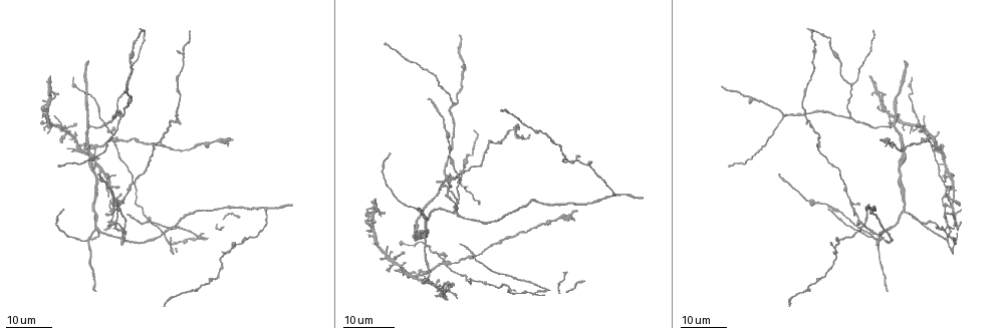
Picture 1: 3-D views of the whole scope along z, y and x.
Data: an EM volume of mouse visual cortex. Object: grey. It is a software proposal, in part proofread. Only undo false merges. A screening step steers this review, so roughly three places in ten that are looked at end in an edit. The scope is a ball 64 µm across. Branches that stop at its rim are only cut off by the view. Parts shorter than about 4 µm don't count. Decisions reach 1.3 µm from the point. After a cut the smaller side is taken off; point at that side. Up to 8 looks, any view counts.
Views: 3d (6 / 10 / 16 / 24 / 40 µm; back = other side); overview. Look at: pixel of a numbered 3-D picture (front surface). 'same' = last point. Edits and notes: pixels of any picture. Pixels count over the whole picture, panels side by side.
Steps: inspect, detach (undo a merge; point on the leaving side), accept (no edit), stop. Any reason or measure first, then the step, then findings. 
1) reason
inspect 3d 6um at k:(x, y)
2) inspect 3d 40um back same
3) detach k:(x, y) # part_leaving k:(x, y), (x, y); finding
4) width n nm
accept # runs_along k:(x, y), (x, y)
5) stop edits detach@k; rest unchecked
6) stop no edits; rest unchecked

two arms in line, one across
inspect 3d 24um at 1:(446, 178)

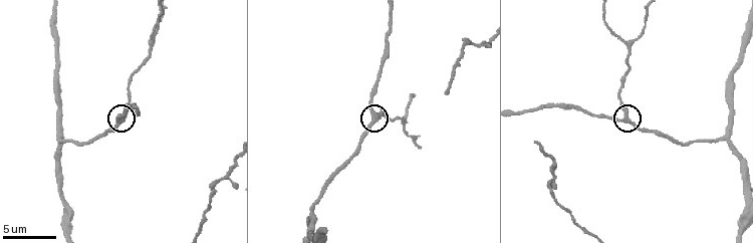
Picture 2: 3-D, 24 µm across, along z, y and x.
inspect 3d 6um at 2:(377, 116)

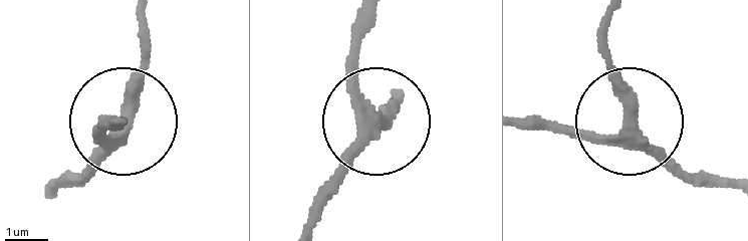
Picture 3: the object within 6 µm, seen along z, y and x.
arms 3
accept # all the same neuron

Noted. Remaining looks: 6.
three arms meet
inspect 3d 16um at 2:(312, 214)

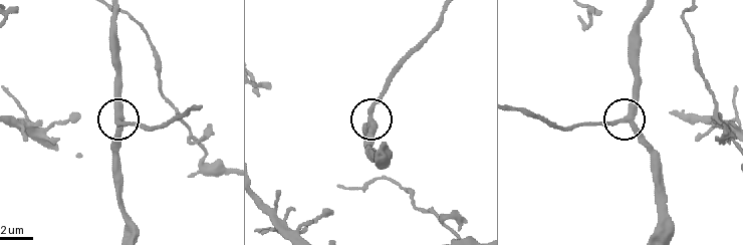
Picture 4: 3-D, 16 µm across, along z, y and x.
inspect 3d 6um at 4:(369, 121)

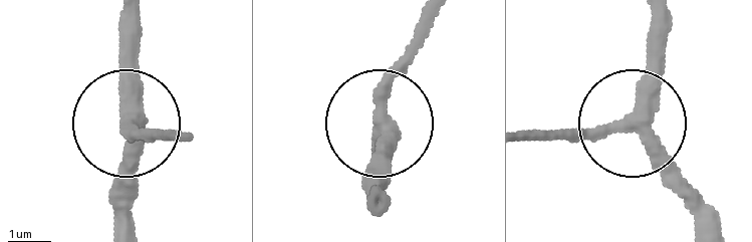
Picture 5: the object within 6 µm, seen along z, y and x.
width 340 nm
accept # one neuron here

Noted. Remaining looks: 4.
arms part here
inspect 3d 24um at 1:(784, 118)

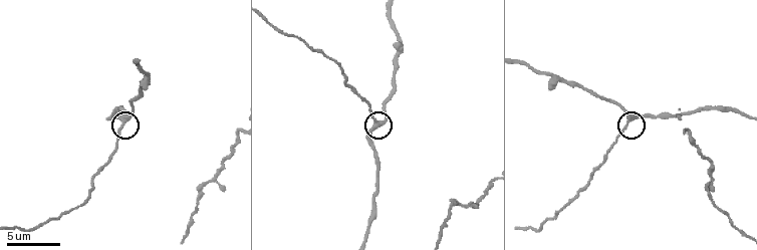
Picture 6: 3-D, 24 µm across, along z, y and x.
zoom in
inspect 3d 6um at 6:(628, 119)

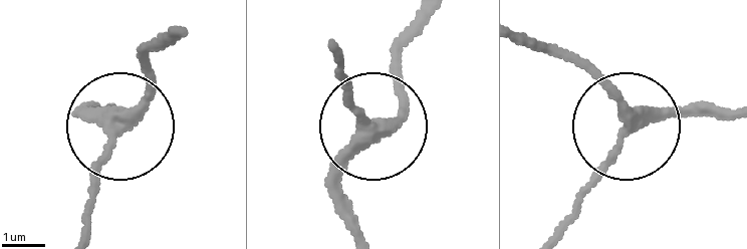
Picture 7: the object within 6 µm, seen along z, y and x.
width 270 nm
accept # runs_along 7:(736, 111), (617, 111), (566, 50); one neuron here

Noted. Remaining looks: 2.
thin arm on a thick one
inspect 3d 16um at 1:(97, 229)

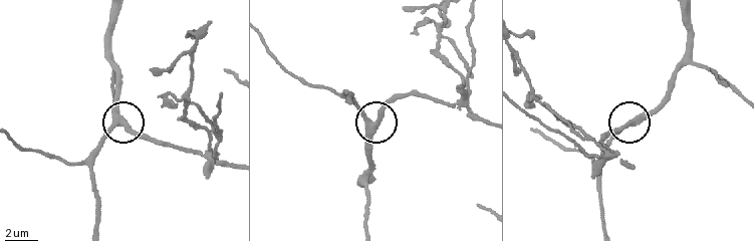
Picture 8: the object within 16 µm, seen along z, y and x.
inspect 3d 6um at 8:(116, 125)

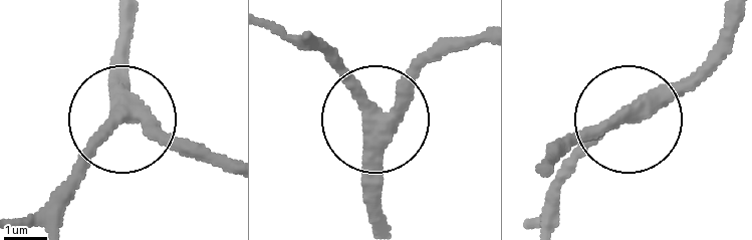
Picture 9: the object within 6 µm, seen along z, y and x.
accept # runs_along 9:(124, 22), (124, 115), (63, 181); continuous, no second neuron

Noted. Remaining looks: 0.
stop no edits; rest unchecked

